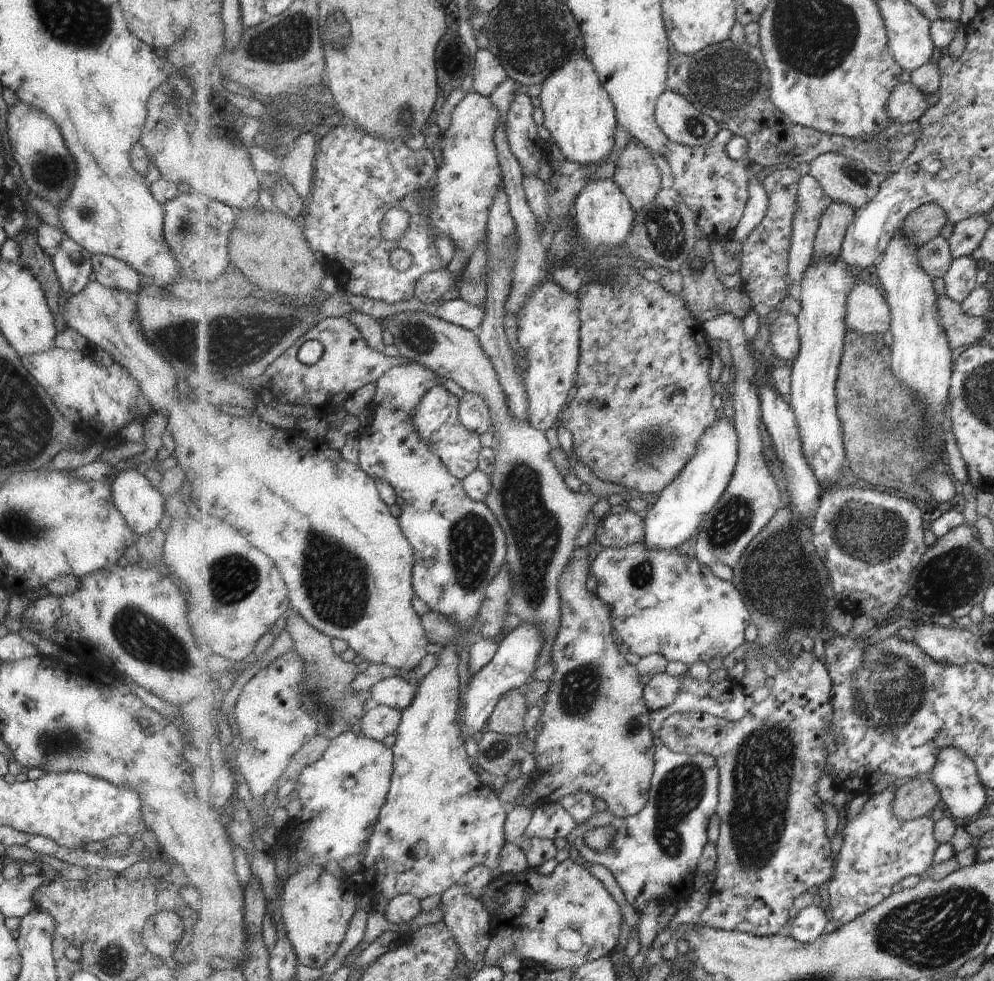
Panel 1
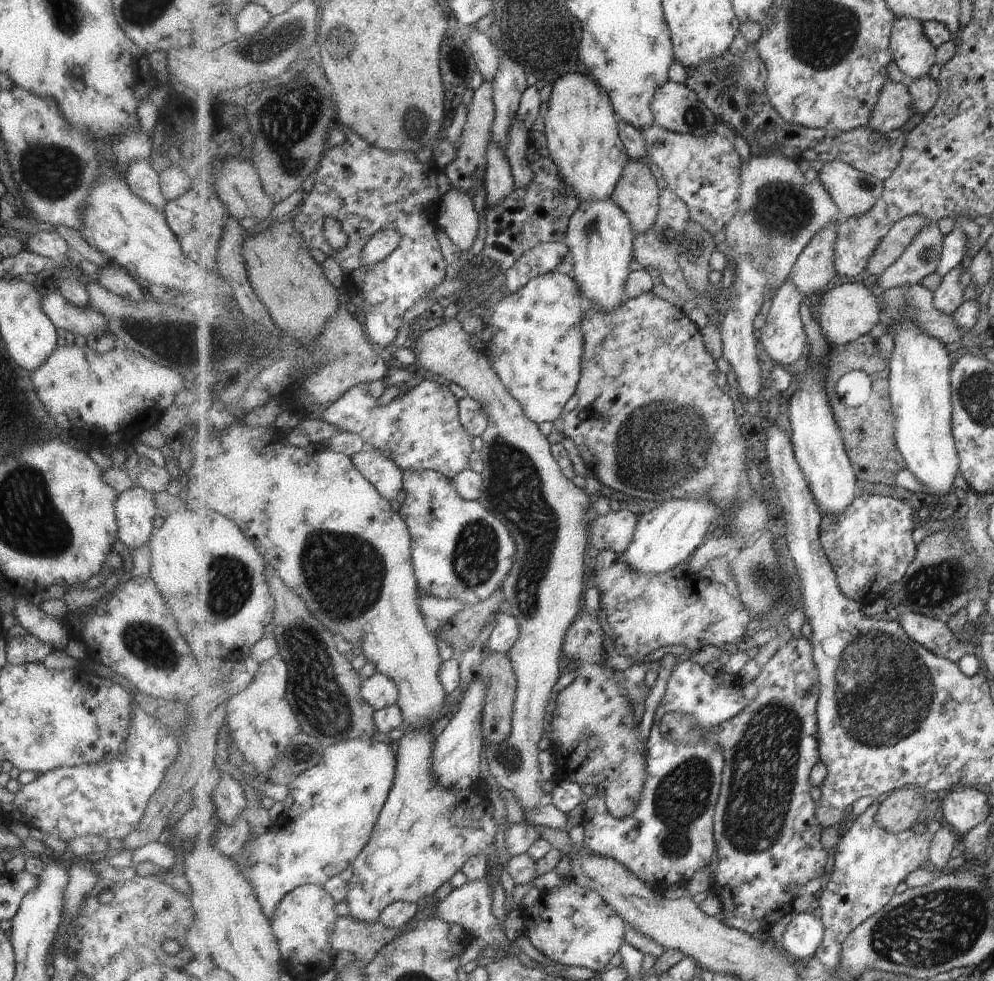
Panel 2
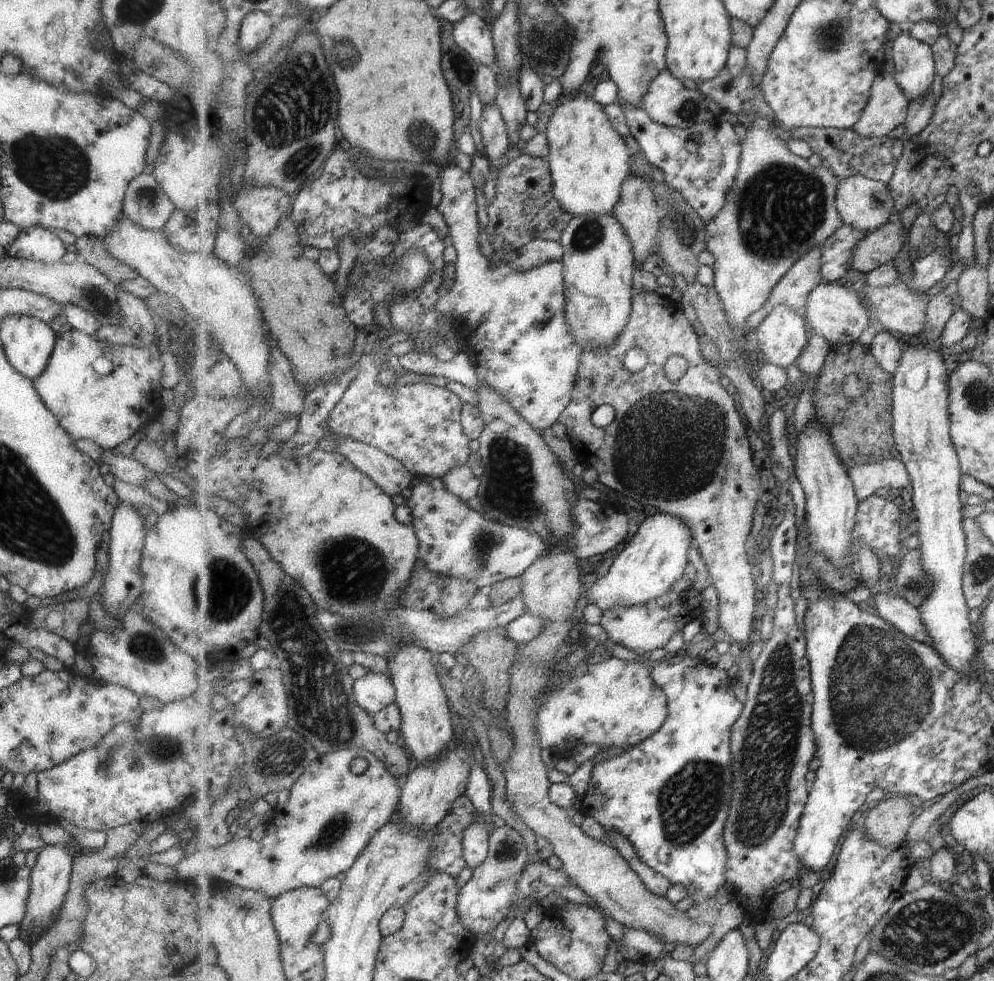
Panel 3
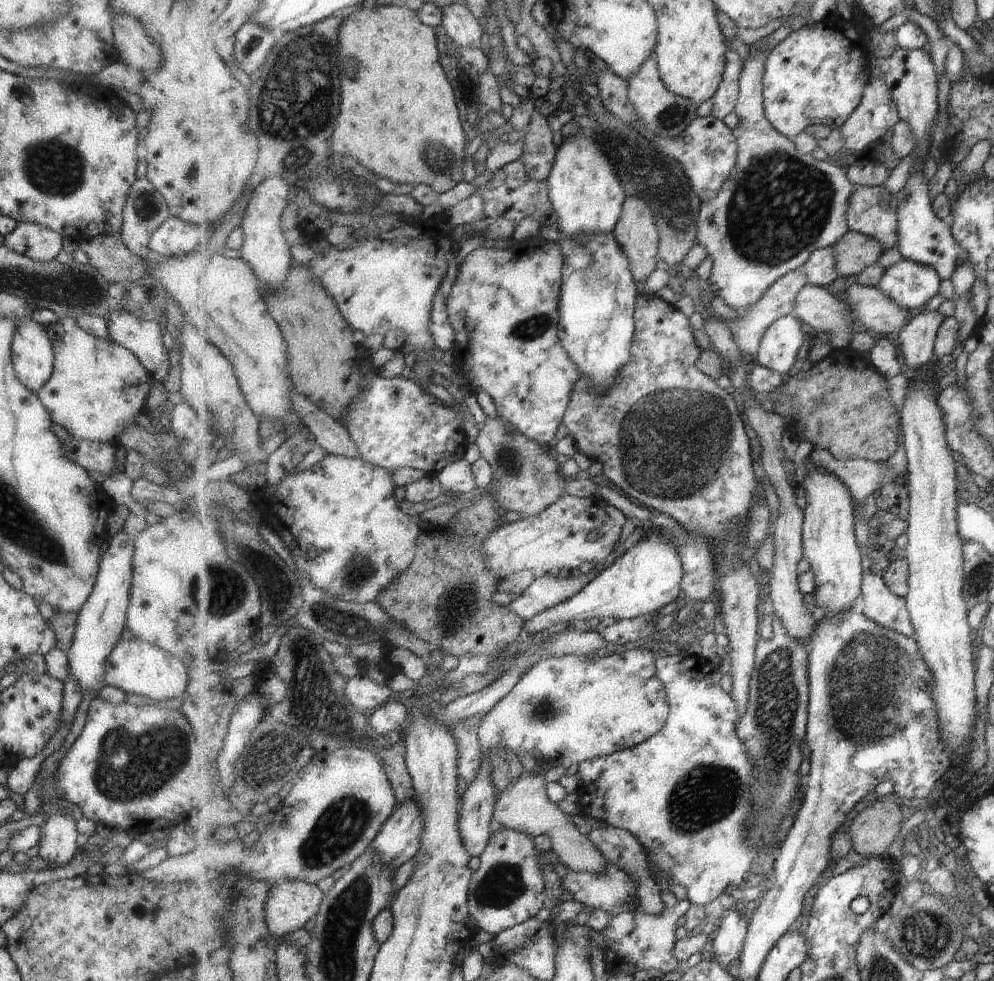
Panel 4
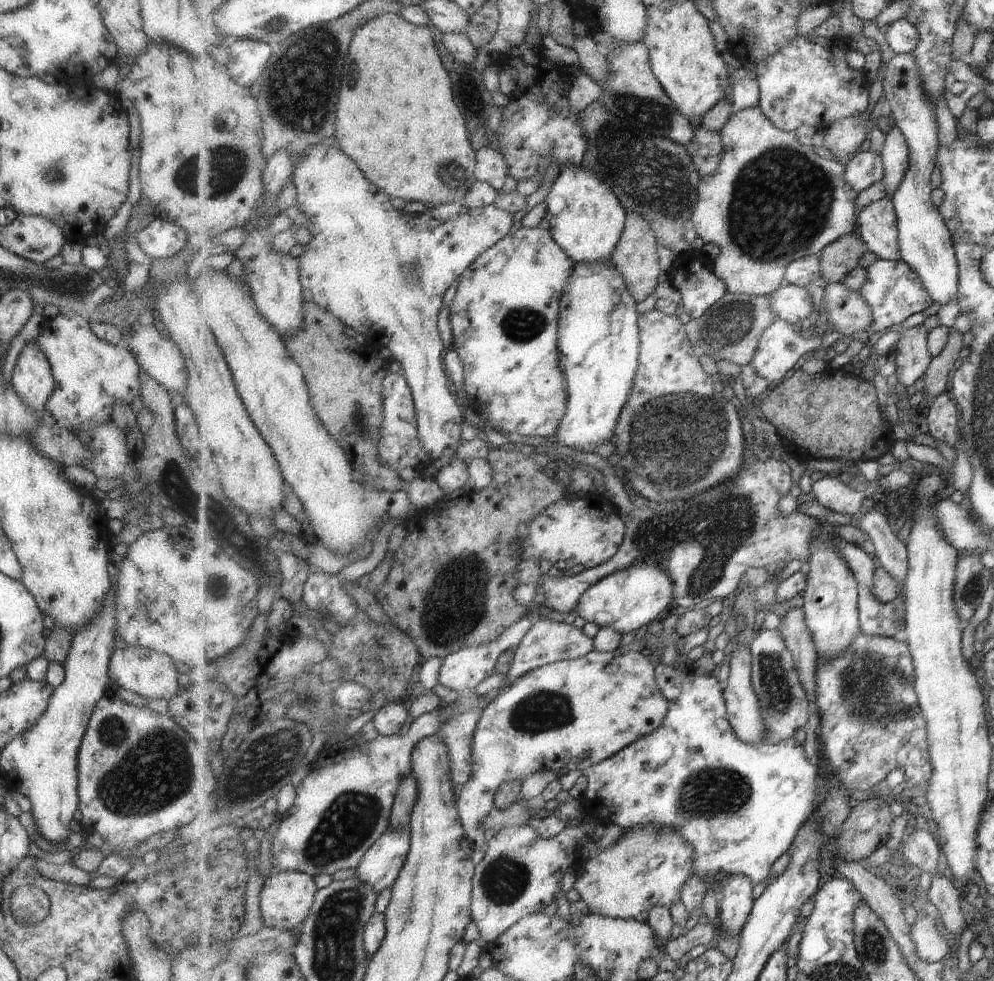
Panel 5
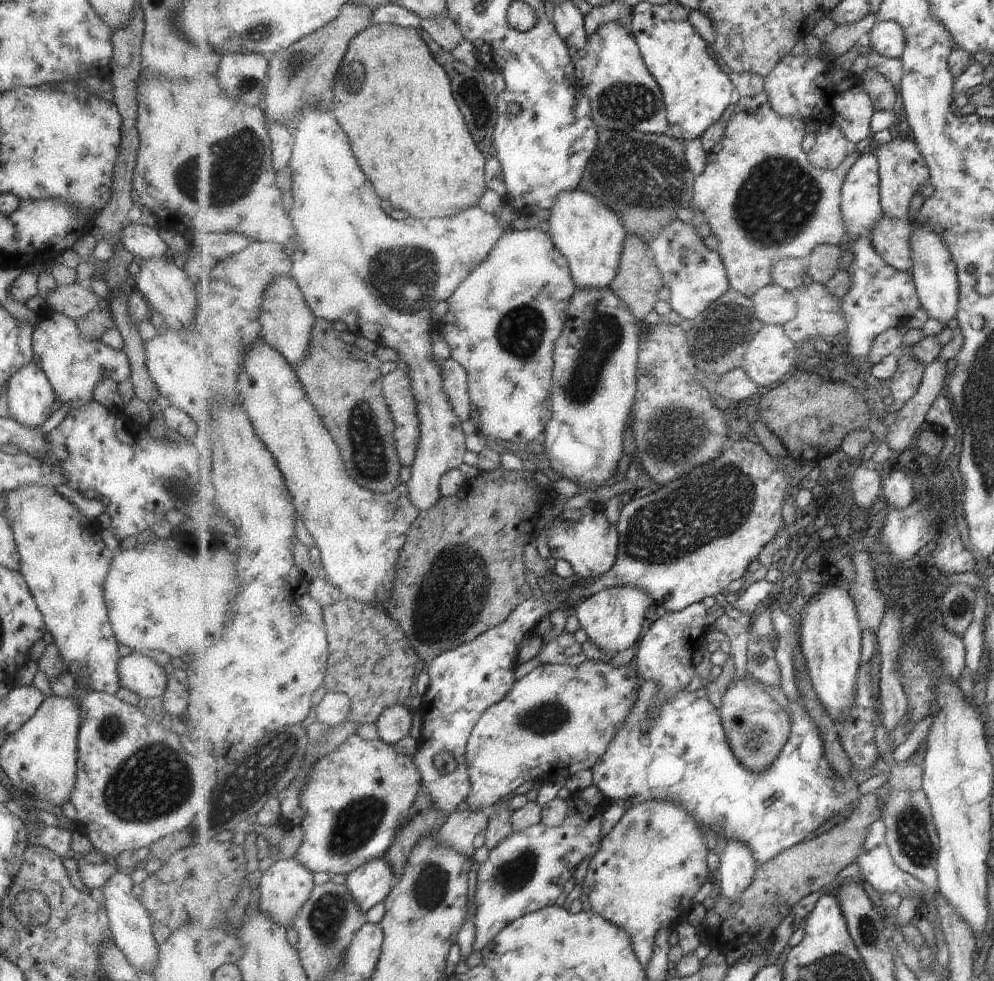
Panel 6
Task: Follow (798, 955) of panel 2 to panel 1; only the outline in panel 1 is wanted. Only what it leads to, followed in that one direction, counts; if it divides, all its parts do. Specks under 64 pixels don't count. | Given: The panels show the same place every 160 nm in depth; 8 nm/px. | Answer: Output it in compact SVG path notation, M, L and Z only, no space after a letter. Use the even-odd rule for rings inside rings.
M808 906L794 914L789 934L801 944L813 944L817 942L827 930L830 917L828 912L819 906Z

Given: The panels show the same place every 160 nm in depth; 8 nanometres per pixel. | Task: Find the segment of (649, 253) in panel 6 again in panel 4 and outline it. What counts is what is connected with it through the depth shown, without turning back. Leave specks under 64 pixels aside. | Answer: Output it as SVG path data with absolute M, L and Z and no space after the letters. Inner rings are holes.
M626 197L624 209L620 216L620 221L613 232L628 254L632 273L637 280L637 283L646 281L649 275L655 270L657 260L659 259L659 245L661 234L656 225L655 216L649 203L642 198Z

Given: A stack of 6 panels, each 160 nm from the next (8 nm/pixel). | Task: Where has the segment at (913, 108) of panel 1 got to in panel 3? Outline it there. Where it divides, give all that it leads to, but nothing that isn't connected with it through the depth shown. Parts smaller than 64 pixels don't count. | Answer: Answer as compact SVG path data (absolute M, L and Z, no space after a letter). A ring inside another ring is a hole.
M883 71L876 77L872 98L852 129L867 138L887 137L906 121L910 101L893 74Z

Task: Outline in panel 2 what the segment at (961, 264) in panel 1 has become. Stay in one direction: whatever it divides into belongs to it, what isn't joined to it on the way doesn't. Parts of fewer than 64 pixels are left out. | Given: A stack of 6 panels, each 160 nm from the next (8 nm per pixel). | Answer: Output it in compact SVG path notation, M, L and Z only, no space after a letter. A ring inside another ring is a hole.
M955 267L942 277L934 291L935 306L945 314L953 314L965 302L965 286L961 284L963 270Z

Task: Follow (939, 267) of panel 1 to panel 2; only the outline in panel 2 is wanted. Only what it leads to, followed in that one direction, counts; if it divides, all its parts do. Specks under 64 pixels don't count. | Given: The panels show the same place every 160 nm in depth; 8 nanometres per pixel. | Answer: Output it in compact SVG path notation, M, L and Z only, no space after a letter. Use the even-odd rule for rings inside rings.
M936 223L929 224L915 238L900 260L890 266L878 279L878 289L894 289L903 285L914 285L938 272L944 249L944 236Z

